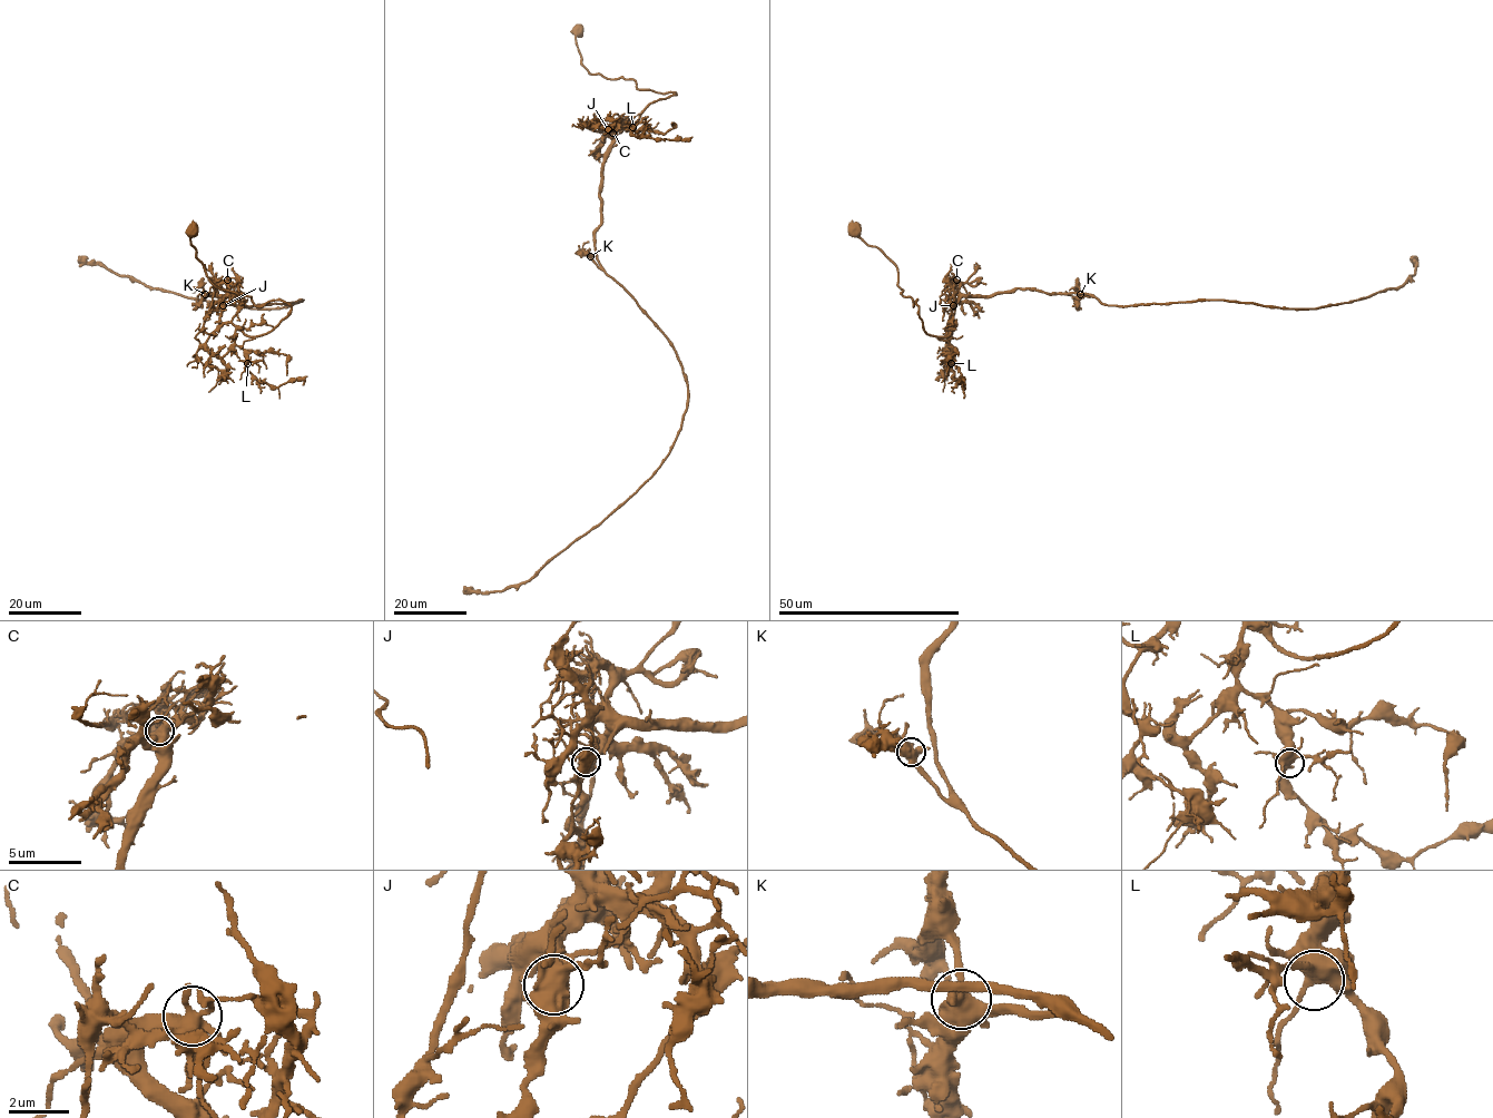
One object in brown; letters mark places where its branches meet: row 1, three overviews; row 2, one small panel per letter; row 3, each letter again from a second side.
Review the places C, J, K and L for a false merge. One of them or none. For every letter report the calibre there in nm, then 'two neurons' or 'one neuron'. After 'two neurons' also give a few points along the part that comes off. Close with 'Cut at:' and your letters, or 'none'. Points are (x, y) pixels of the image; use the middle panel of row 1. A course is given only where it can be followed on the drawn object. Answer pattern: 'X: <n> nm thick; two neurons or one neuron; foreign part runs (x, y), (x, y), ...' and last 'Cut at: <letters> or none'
C: 440 nm thick; one neuron
J: 600 nm thick; two neurons; foreign part runs (608, 129), (596, 258), (673, 347), (687, 386), (681, 428), (632, 494), (526, 581), (499, 591), (463, 587)
K: 550 nm thick; one neuron
L: 460 nm thick; one neuron
Cut at: J

